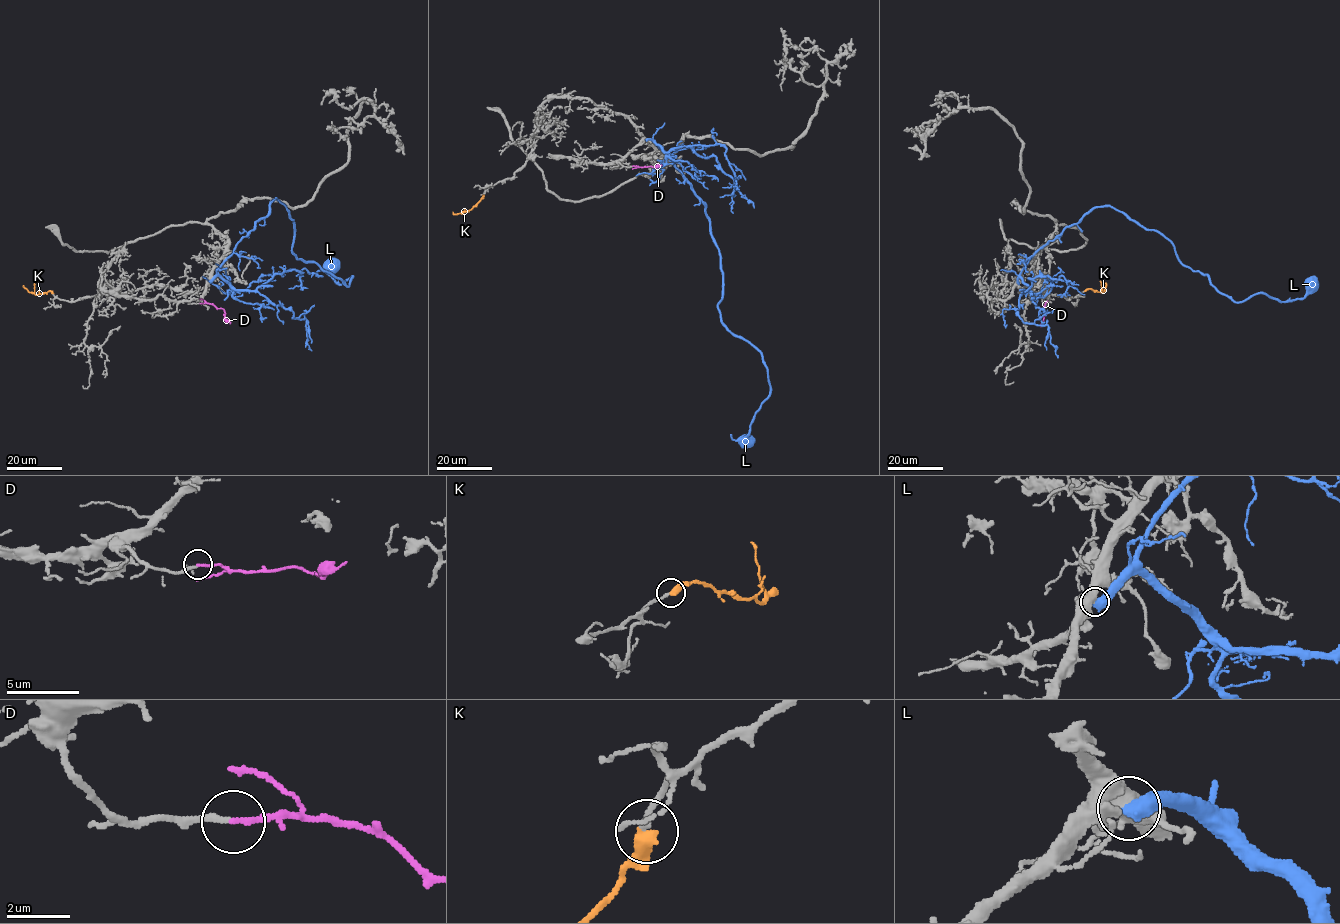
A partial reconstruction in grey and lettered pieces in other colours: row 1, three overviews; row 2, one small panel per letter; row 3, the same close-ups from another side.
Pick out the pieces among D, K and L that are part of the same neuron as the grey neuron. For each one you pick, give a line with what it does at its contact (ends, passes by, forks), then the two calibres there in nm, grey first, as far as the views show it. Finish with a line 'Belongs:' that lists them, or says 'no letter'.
D: it ends there; 180 nm thick on the grey side, 180 nm on the other
K: it ends there; 200 nm thick on the grey side, 460 nm on the other
Belongs: D, K

